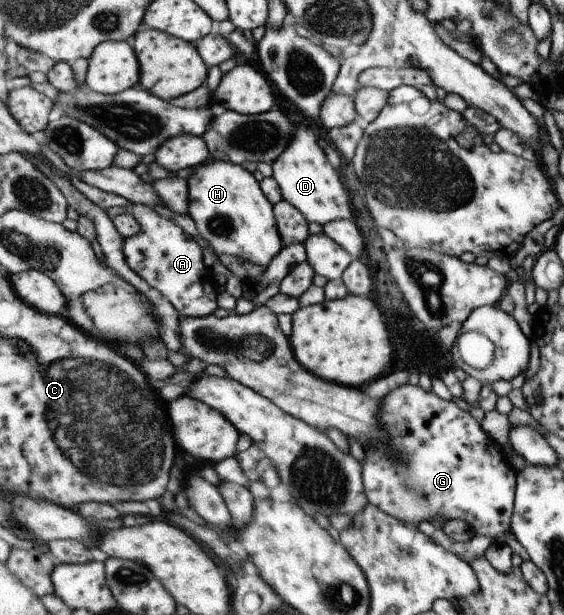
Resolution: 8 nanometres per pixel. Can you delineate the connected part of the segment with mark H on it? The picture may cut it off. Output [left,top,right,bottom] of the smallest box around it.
[186,159,285,269]

